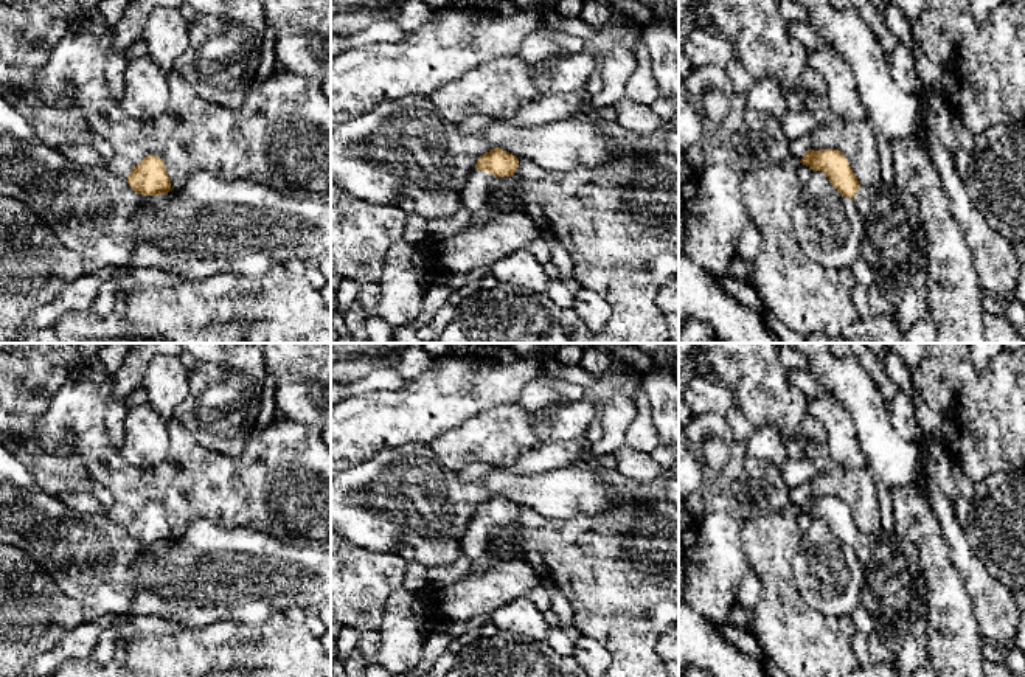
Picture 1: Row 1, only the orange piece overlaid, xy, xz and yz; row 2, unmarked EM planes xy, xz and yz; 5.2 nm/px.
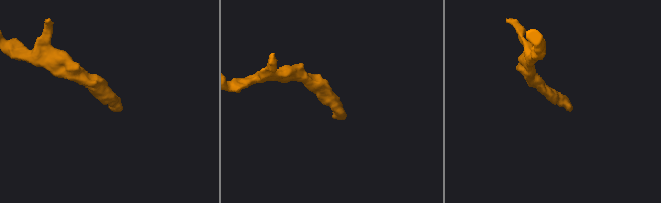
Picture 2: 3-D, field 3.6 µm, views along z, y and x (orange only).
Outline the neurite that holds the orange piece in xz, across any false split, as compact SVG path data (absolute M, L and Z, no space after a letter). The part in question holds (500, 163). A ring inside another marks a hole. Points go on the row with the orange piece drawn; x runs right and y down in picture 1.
M500 148L491 149L477 160L475 169L469 174L460 193L461 203L469 211L471 225L480 227L497 214L522 213L525 210L525 200L511 194L519 183L514 177L517 168L519 158Z

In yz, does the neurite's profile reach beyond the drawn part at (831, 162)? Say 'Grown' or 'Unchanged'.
Grown

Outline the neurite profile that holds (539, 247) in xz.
M539 236L536 241L533 241L528 248L540 264L547 264L551 261L550 247L542 236Z

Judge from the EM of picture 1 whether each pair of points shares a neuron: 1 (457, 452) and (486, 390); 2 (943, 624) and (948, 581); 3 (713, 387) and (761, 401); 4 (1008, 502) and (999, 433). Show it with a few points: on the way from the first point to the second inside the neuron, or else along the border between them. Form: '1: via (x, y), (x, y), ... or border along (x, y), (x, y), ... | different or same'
1: border along (508, 402), (488, 407), (441, 433) | different
2: via (948, 614), (948, 592) | same
3: border along (713, 370), (732, 388), (733, 406) | different
4: border along (1008, 472), (993, 472), (976, 483) | different

